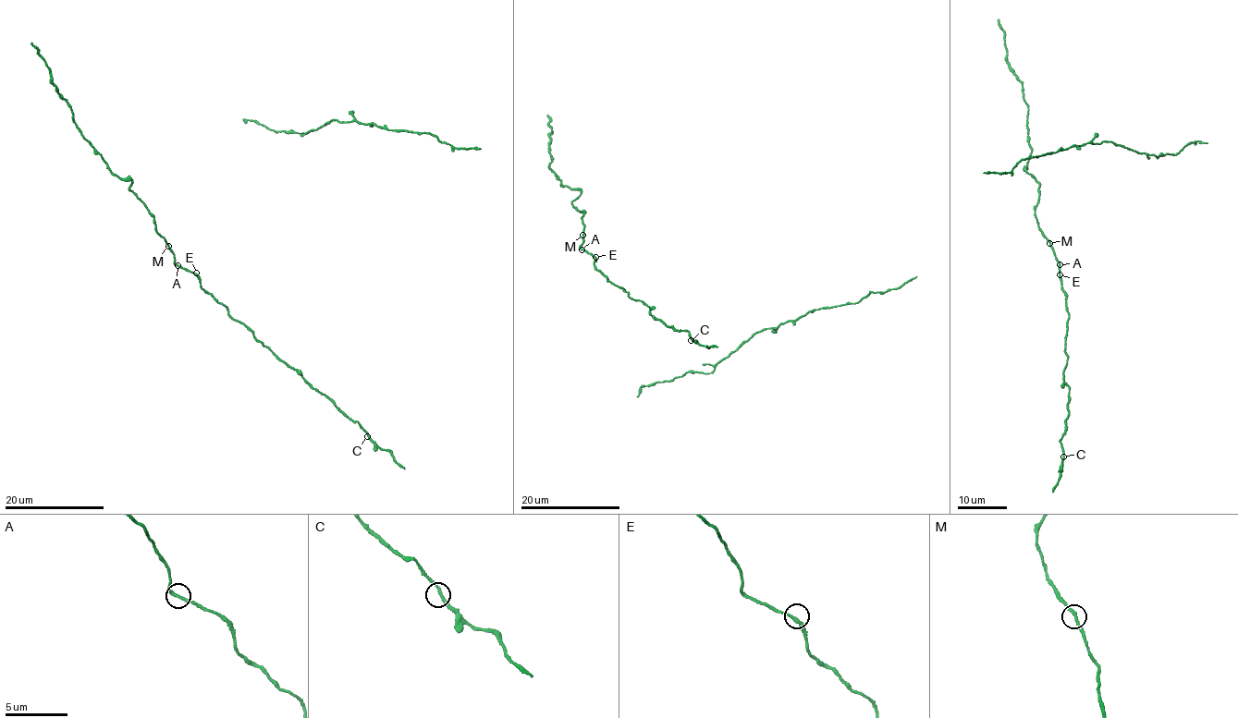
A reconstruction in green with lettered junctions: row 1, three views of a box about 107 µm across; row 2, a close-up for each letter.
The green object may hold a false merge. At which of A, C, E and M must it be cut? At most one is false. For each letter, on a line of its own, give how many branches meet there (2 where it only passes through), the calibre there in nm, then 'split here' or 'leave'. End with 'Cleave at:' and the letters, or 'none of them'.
A: 2 branches meet; 220 nm thick; leave
C: 2 branches meet; 220 nm thick; leave
E: 2 branches meet; 240 nm thick; leave
M: 2 branches meet; 220 nm thick; leave
Cleave at: none of them

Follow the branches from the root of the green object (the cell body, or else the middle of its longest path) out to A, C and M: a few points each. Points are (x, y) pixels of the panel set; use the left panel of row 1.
A: (196, 273), (177, 265)
C: (196, 273), (200, 285), (226, 306), (231, 317), (240, 322), (258, 341), (355, 420), (367, 436)
M: (196, 273), (175, 263), (173, 251), (167, 246)

